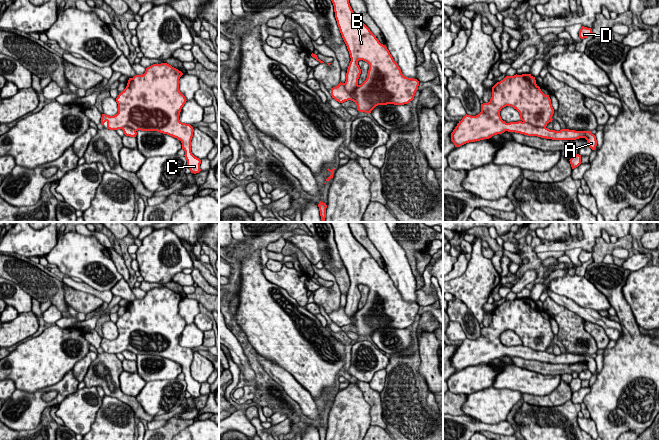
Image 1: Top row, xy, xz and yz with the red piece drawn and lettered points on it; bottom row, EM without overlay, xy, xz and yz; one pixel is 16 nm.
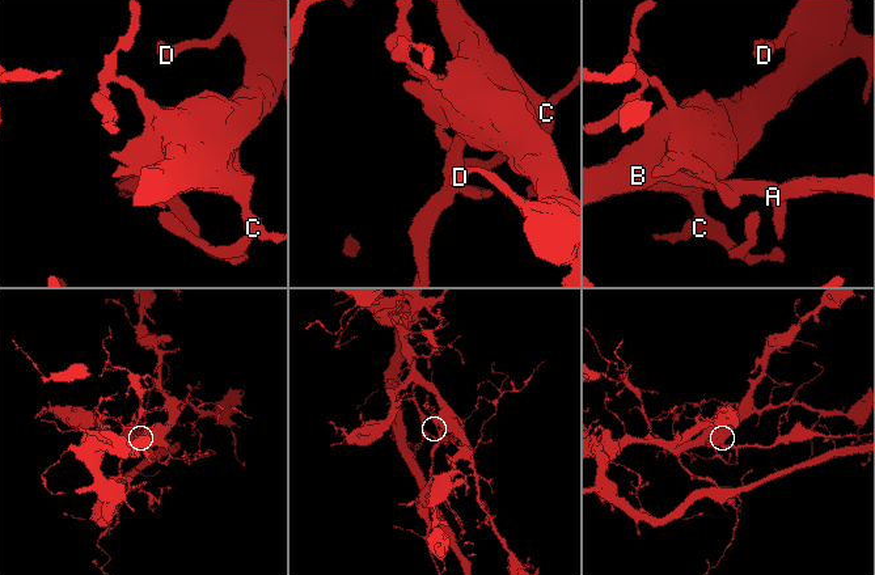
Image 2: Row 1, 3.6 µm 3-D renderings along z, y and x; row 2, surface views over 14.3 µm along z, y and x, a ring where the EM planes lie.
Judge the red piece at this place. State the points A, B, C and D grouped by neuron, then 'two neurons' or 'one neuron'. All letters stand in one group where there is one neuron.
A B C D | one neuron

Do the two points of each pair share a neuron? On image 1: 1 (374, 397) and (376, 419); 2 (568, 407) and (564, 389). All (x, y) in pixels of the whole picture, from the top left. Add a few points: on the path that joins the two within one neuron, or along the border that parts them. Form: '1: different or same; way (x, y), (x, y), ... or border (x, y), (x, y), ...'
1: same; way (375, 402), (376, 414)
2: different; border (570, 399), (559, 405), (544, 407)

